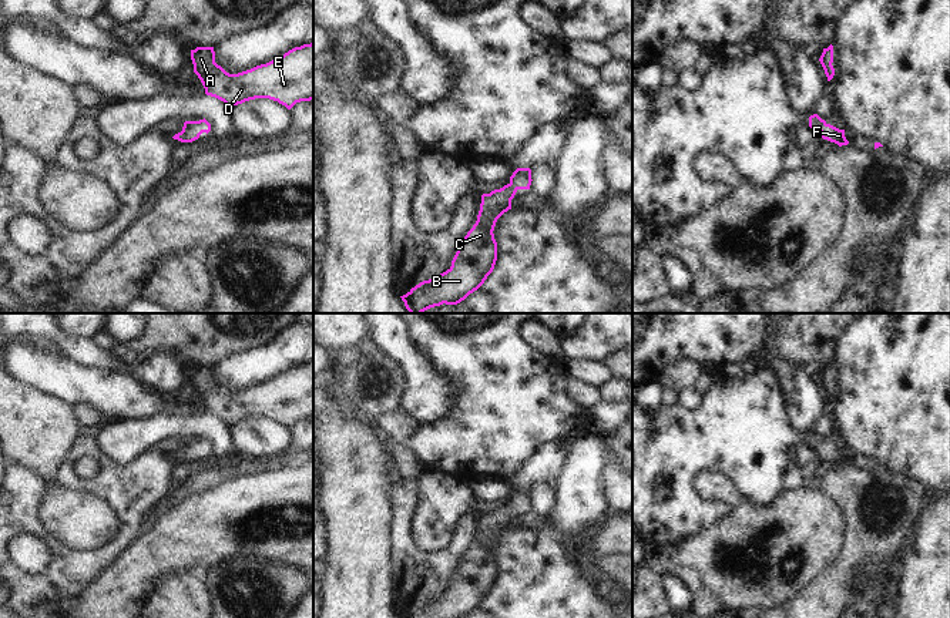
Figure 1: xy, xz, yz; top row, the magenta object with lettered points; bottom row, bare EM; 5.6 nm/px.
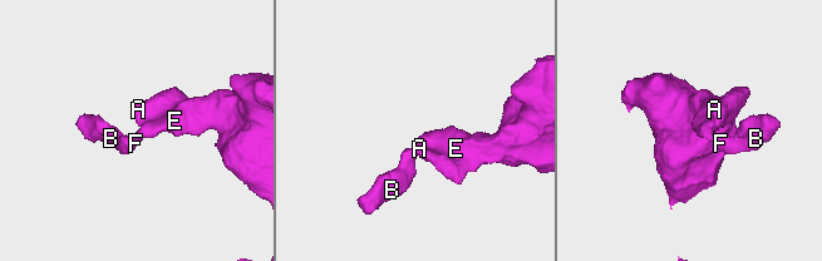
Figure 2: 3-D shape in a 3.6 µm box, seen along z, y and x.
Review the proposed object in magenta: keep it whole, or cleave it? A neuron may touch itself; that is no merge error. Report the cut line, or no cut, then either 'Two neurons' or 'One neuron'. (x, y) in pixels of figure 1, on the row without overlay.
No split. One neuron.

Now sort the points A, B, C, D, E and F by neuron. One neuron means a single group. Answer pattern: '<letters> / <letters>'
A B C D E F

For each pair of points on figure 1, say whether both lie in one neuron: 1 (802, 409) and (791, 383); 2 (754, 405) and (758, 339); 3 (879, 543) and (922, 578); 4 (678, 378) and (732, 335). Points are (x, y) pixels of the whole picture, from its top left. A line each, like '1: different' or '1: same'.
1: same
2: different
3: different
4: different

